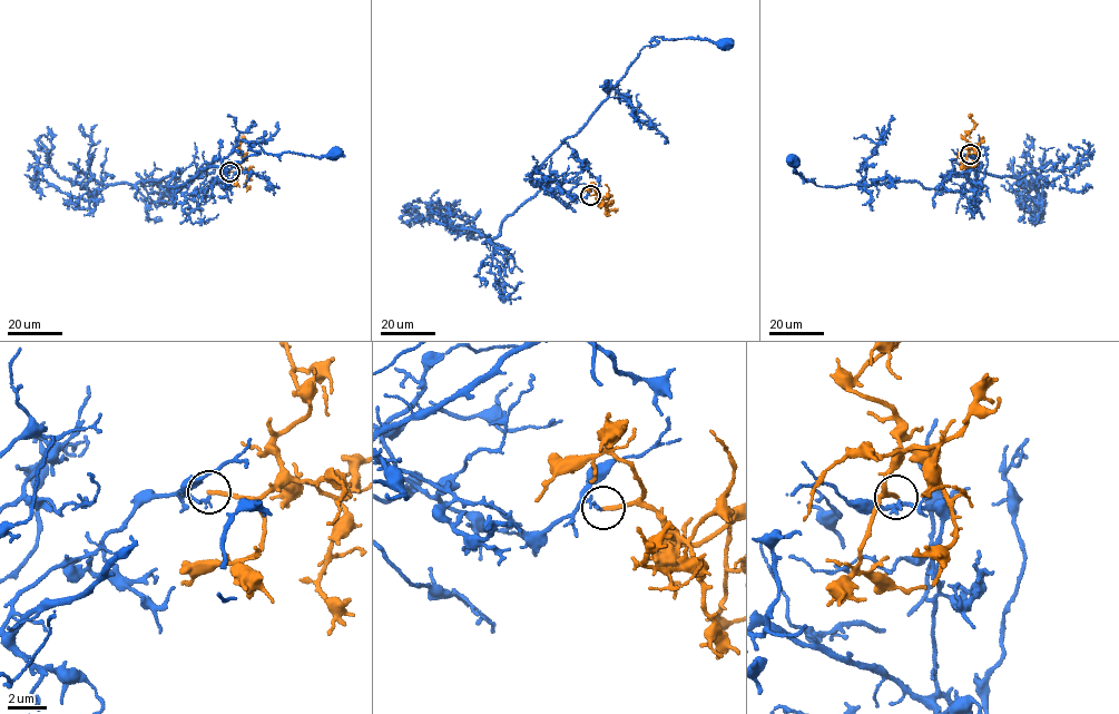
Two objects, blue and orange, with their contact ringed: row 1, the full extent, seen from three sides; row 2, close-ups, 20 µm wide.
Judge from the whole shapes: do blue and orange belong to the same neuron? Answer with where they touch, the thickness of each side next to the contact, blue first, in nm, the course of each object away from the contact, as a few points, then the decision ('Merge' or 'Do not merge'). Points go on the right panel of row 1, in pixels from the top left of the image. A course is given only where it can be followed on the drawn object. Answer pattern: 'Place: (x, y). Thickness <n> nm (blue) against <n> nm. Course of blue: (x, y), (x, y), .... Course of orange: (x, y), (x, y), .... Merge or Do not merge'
Place: (970, 154). Thickness 150 nm (blue) against 200 nm. Course of blue: (970, 154), (975, 157), (978, 193), (977, 186), (950, 191), (906, 181), (817, 185), (796, 173), (791, 159). Course of orange: (970, 154), (970, 144), (964, 137), (974, 126), (972, 115). Do not merge

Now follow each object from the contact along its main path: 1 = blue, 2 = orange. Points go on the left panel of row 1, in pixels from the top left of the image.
1: (231, 172), (190, 199), (169, 187), (258, 154), (248, 145), (255, 140), (273, 154), (335, 152)
2: (229, 172), (239, 170), (244, 159), (238, 147), (243, 137)

